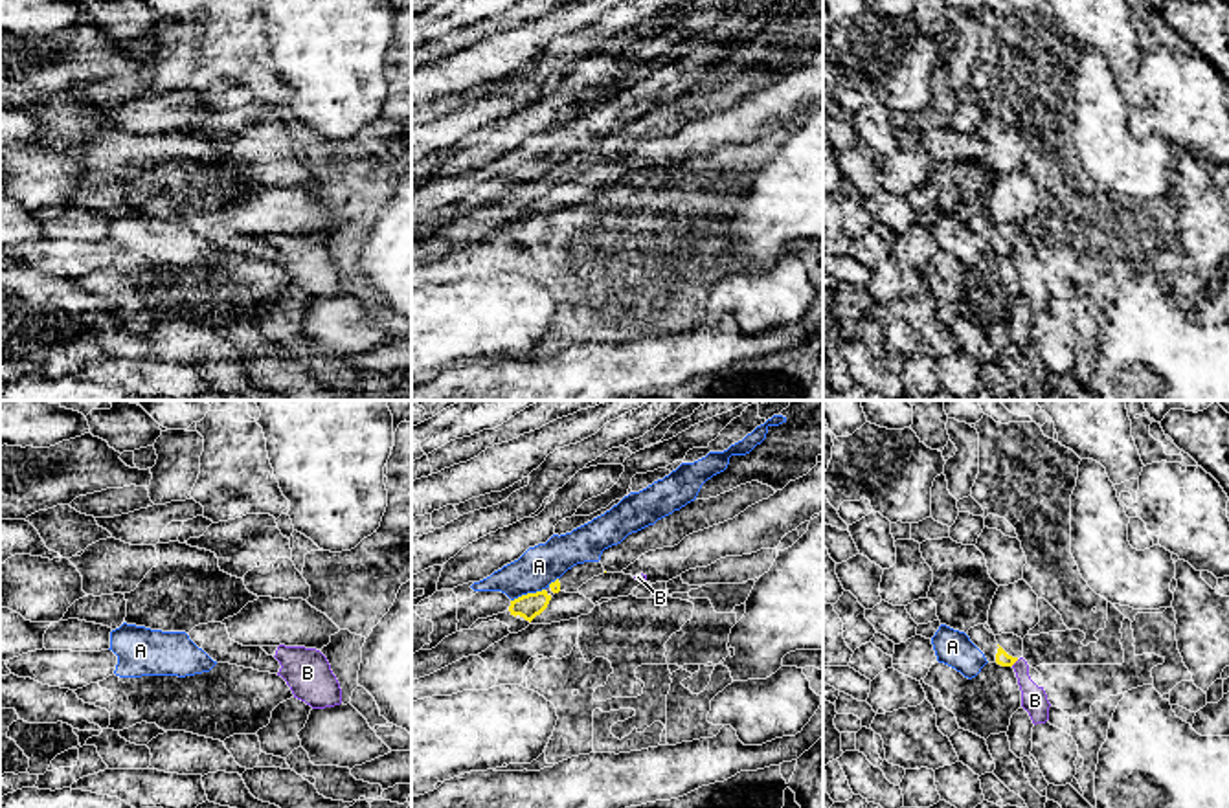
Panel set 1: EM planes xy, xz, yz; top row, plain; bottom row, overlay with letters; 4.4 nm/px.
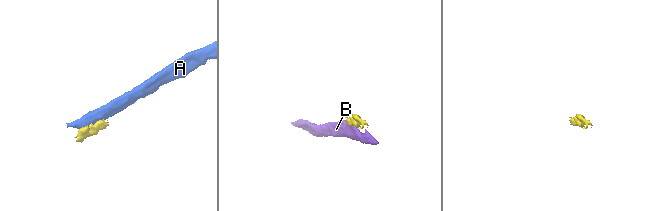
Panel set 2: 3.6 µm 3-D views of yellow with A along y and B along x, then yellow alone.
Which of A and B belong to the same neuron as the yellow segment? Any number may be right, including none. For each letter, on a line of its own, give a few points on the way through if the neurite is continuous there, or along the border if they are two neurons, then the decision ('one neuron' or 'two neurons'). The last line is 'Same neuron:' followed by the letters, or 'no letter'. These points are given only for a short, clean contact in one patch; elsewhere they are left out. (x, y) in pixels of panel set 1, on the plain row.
A: border xz (544, 177), (522, 182), (511, 190); two neurons
B: border yz (1018, 248), (1011, 254); two neurons
Same neuron: no letter

